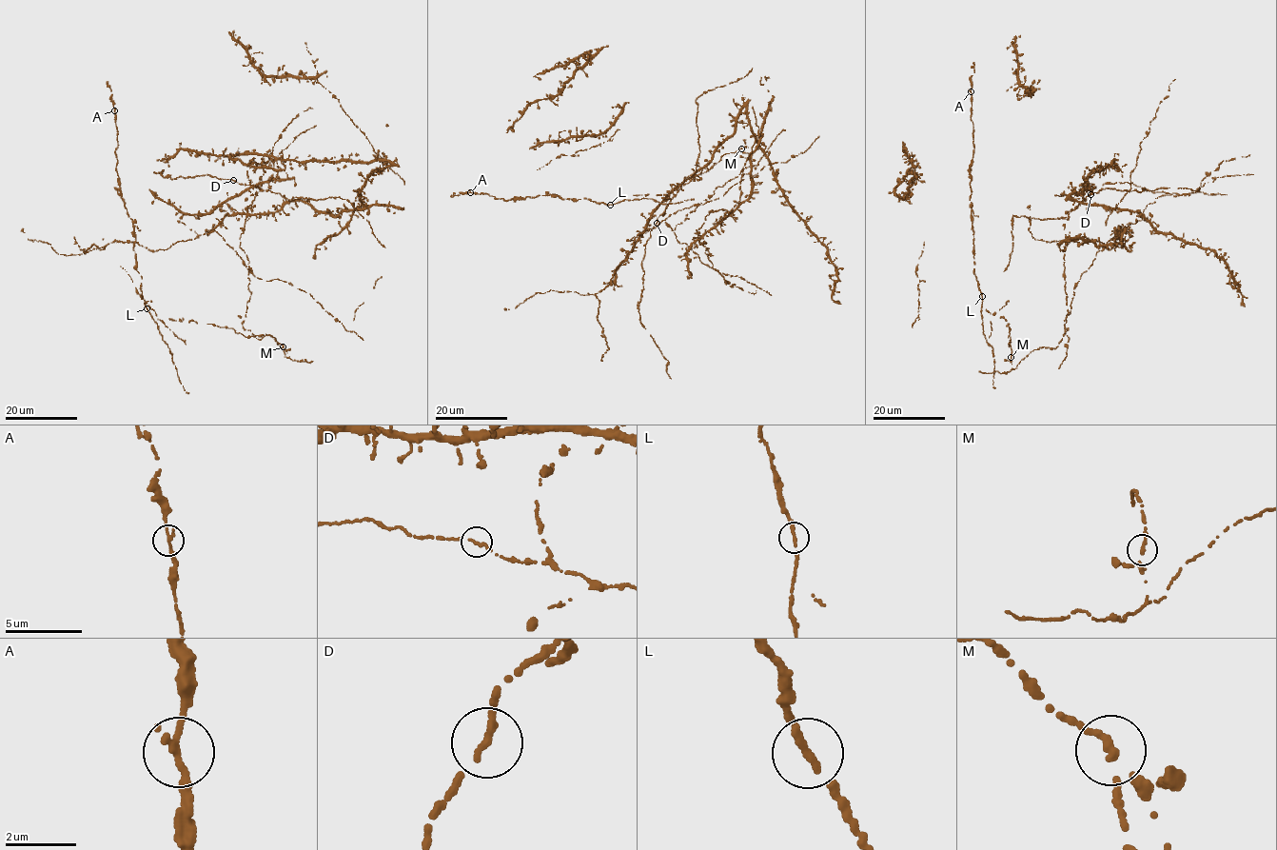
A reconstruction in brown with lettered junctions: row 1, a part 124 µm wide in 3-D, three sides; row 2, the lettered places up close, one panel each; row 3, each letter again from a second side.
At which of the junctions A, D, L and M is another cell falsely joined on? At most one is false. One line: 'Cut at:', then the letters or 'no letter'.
Cut at: no letter

